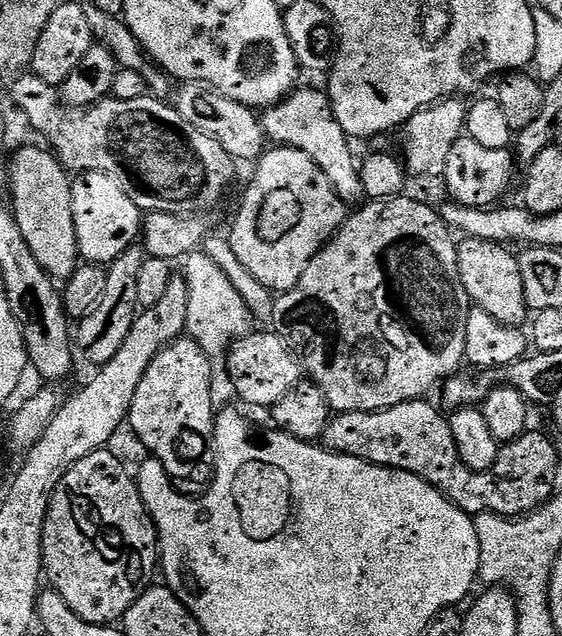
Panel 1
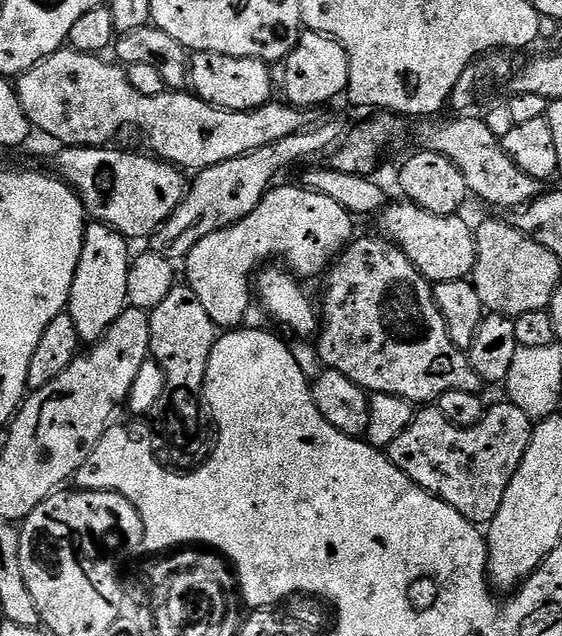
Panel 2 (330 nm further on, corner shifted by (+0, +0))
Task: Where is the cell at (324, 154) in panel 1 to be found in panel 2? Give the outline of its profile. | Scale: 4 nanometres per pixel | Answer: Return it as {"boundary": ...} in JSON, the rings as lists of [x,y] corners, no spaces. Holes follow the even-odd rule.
{"boundary":[[[198,52],[191,57],[188,65],[188,80],[191,91],[206,103],[235,112],[249,112],[252,108],[261,108],[273,99],[272,72],[268,68],[271,67],[265,61],[254,58]]]}

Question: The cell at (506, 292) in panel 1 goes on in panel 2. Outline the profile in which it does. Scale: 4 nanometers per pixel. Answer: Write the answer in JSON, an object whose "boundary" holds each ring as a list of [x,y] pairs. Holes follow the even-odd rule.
{"boundary":[[[389,203],[379,213],[380,228],[385,237],[414,262],[414,266],[433,285],[442,282],[469,279],[476,261],[476,234],[473,225],[463,220],[463,215],[435,216],[416,204]]]}

